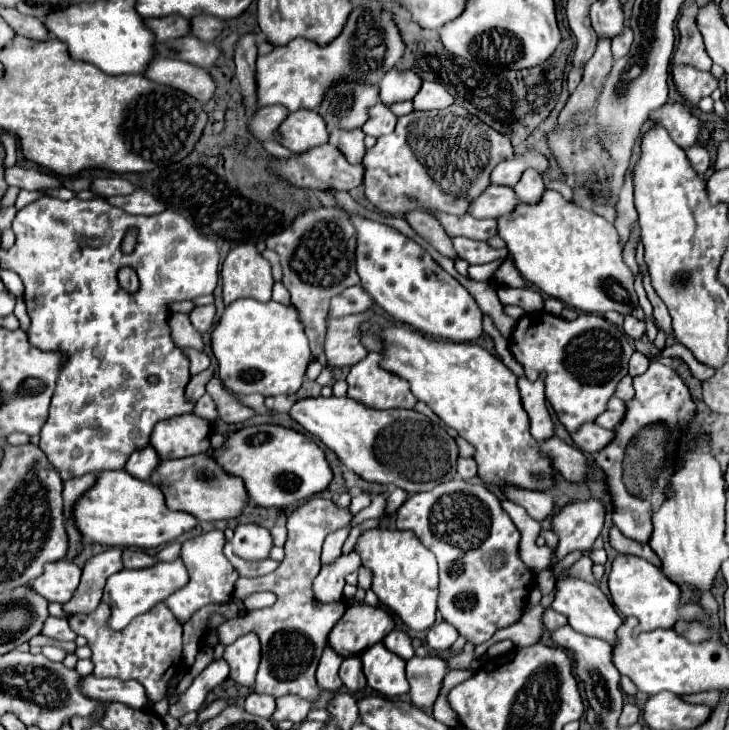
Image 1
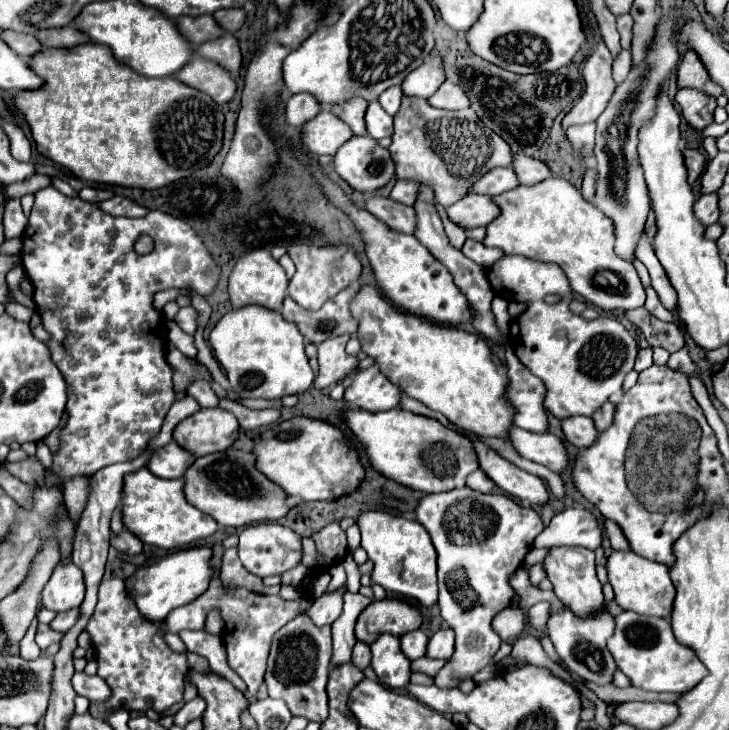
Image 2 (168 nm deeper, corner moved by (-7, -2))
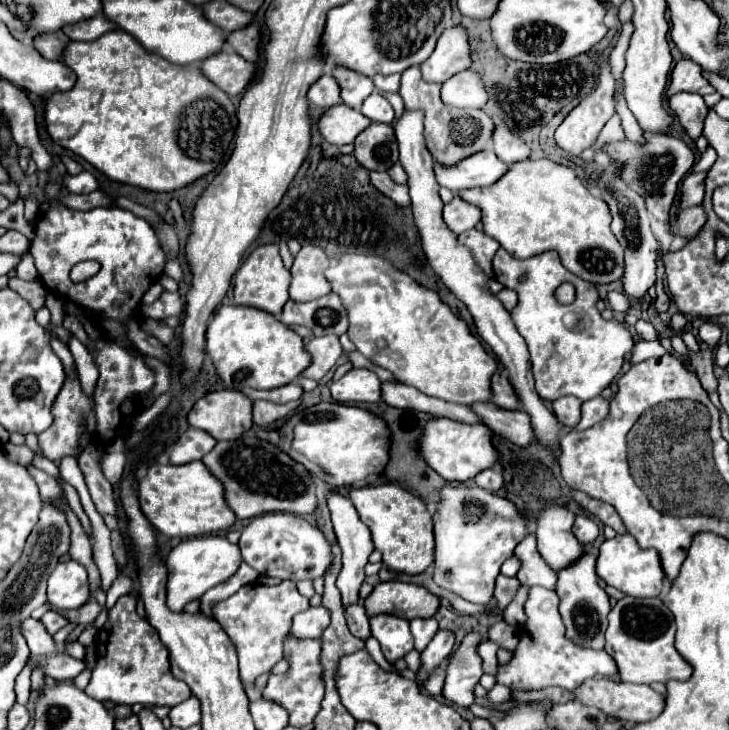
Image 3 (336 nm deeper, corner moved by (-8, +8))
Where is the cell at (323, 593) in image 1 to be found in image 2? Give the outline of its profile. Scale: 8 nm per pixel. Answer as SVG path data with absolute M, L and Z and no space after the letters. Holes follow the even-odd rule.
M343 584L341 588L333 590L333 592L325 592L319 598L315 598L315 602L309 608L309 616L311 616L313 624L317 624L317 626L333 624L333 620L341 614L345 592L347 592L347 584Z

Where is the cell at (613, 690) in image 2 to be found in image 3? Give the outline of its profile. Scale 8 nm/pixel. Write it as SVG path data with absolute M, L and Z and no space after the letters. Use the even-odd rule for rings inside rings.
M496 622L490 626L488 630L488 638L492 642L496 642L498 646L502 648L508 648L508 650L516 650L516 644L518 644L518 630L506 622Z

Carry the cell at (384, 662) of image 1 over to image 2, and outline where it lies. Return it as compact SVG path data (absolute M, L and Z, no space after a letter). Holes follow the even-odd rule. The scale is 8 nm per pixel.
M391 634L379 636L371 644L371 668L379 682L393 690L405 690L411 676L411 662L399 648L399 638Z

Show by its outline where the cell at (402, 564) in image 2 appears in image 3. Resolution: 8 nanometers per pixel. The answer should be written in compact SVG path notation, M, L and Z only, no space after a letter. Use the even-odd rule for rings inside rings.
M396 482L350 488L350 498L360 514L360 520L370 528L374 546L382 552L384 566L388 570L404 574L422 574L434 562L432 514L428 512L426 502L422 498Z

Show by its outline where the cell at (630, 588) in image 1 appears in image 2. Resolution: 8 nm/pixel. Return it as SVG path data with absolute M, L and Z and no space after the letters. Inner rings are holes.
M613 552L607 558L607 572L609 582L615 590L615 602L623 610L633 610L643 616L657 616L657 618L671 618L673 612L673 592L669 578L669 568L659 562L651 562L647 558L637 556L635 552Z

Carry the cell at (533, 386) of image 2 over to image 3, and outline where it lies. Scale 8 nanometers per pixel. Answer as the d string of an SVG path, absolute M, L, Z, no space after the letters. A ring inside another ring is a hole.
M496 372L492 376L492 402L500 408L514 410L518 408L518 398L514 394L514 388L510 388L506 372Z

